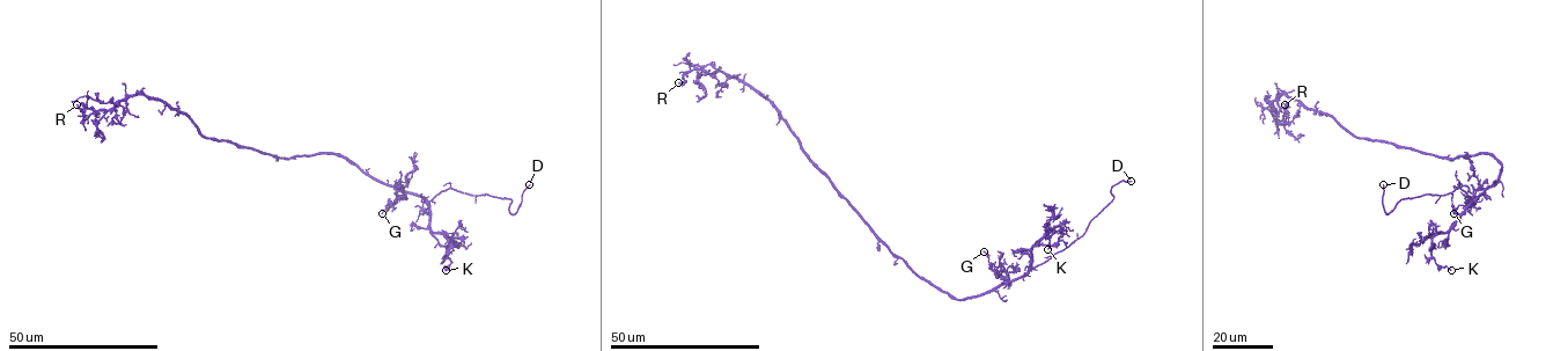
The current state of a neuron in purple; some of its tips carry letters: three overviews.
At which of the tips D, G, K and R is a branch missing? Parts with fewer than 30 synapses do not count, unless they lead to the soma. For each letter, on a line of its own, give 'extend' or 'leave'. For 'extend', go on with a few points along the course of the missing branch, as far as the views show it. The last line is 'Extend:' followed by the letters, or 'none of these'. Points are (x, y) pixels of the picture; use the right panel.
D: extend | (1383, 184), (1386, 181), (1395, 189), (1396, 206)
G: leave
K: leave
R: leave
Extend: D

